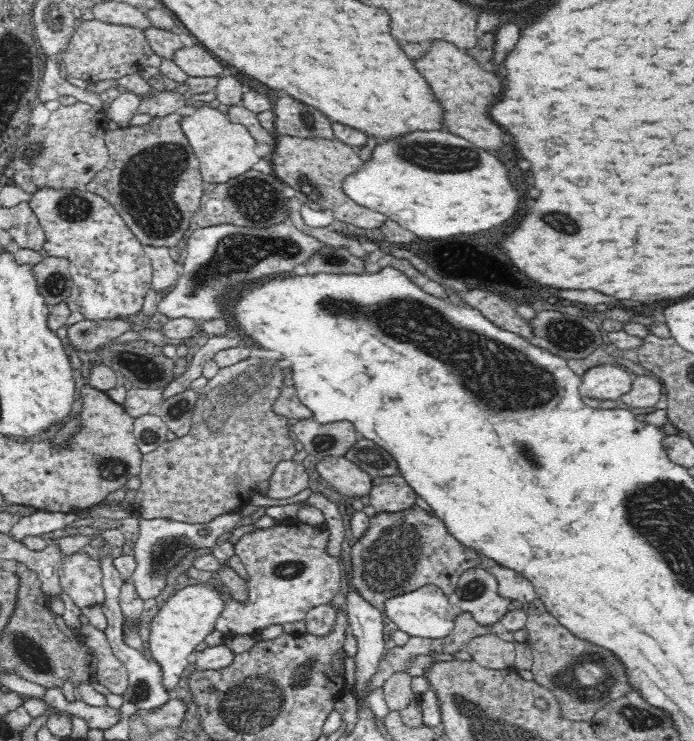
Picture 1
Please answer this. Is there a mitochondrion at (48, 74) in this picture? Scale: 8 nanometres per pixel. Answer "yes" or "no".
no

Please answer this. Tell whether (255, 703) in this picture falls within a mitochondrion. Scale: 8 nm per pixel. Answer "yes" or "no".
yes

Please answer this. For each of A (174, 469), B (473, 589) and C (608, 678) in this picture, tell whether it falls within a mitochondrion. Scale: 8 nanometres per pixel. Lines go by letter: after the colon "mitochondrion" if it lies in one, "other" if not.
A: other
B: mitochondrion
C: mitochondrion

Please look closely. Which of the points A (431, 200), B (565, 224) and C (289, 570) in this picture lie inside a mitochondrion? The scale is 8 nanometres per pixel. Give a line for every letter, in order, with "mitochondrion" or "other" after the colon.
A: other
B: mitochondrion
C: mitochondrion

